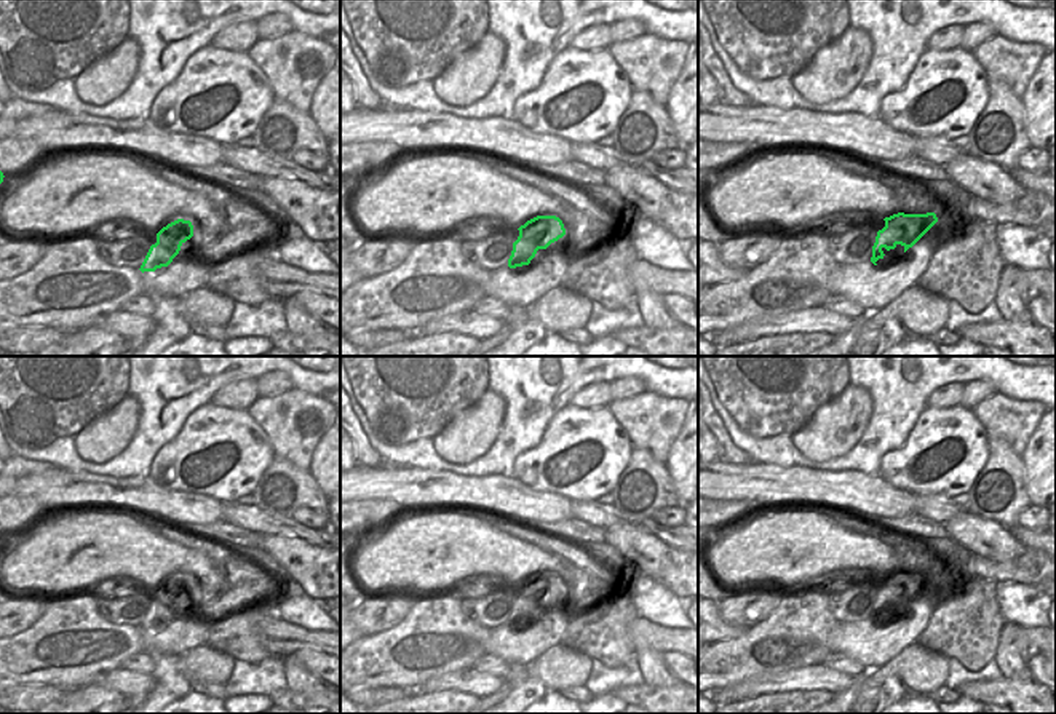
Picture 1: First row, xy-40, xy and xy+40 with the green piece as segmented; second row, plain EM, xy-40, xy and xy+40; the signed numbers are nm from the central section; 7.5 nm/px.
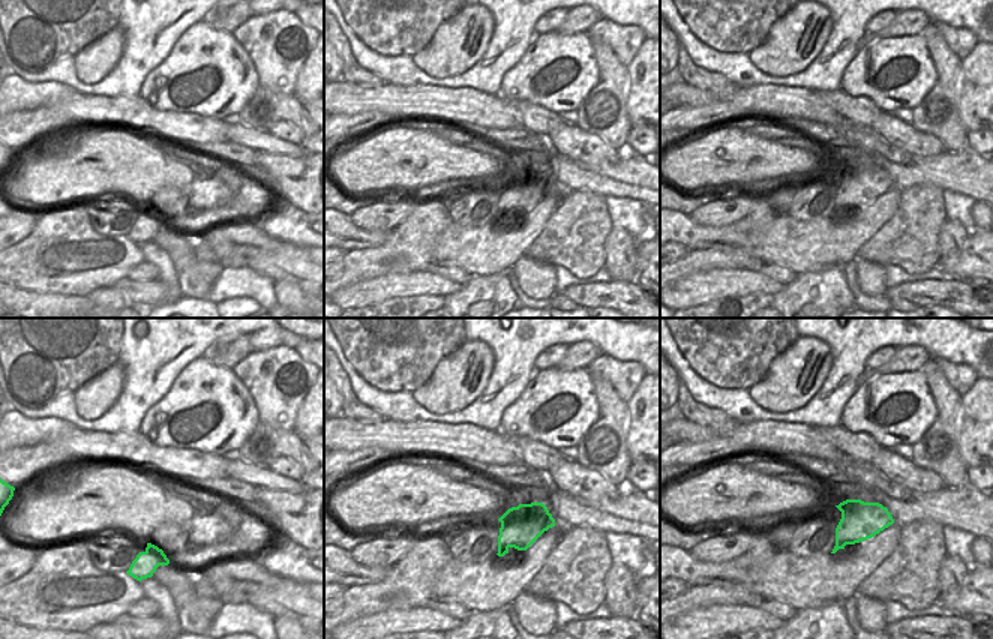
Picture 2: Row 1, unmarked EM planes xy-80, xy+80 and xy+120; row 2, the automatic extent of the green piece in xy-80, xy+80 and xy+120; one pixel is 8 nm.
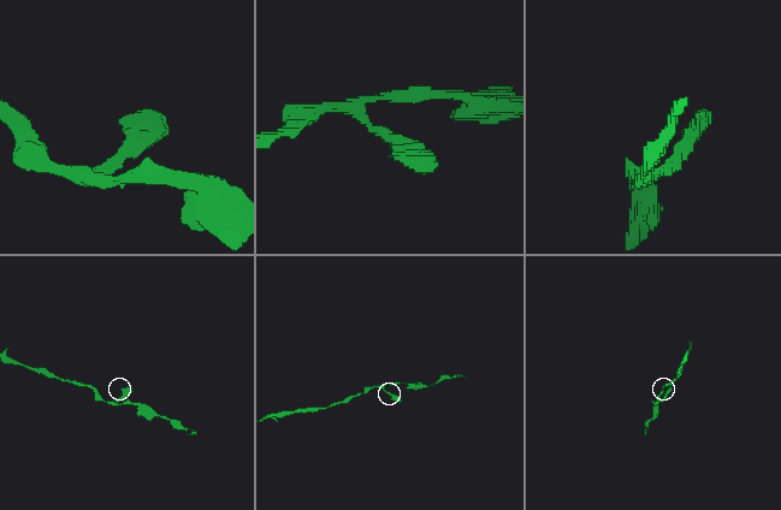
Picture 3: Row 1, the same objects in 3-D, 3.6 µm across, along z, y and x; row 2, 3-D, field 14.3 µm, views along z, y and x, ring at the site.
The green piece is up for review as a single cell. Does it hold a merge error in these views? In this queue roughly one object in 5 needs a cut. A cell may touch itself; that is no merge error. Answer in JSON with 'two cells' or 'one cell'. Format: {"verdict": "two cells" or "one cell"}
{"verdict": "one cell"}

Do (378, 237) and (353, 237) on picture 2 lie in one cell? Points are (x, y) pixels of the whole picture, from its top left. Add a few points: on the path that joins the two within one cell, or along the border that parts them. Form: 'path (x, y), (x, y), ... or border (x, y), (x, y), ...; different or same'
path (372, 237), (359, 237); same

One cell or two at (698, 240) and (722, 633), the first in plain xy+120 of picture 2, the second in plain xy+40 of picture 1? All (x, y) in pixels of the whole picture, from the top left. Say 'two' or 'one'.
one

